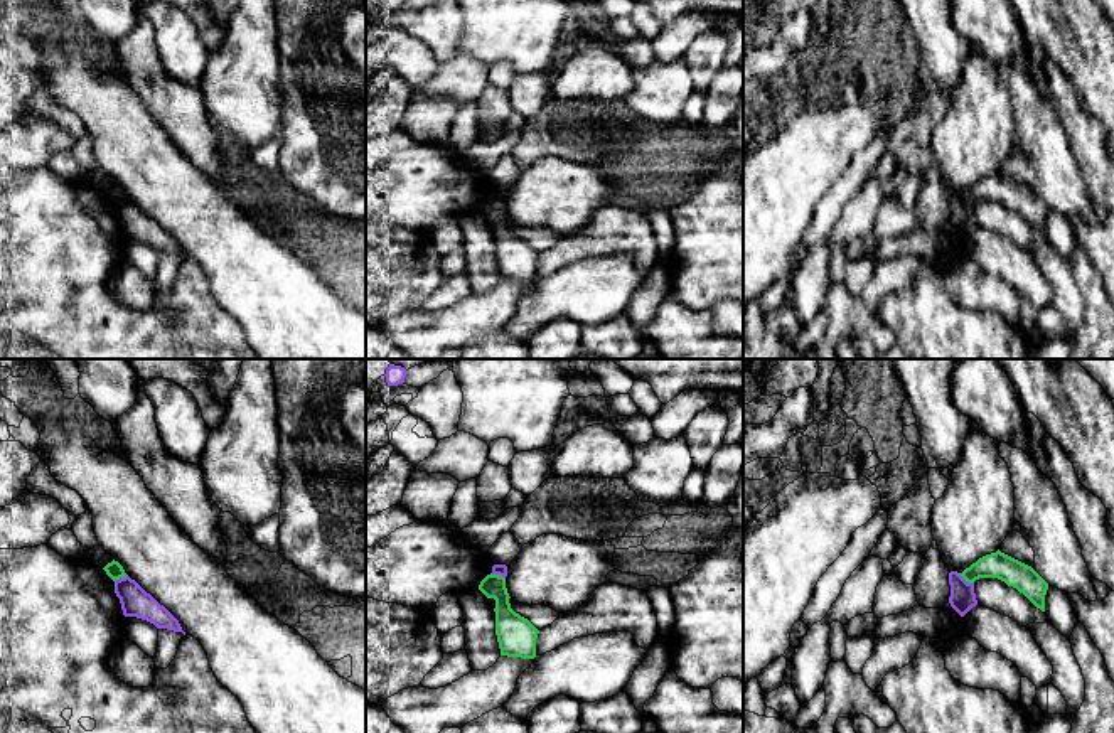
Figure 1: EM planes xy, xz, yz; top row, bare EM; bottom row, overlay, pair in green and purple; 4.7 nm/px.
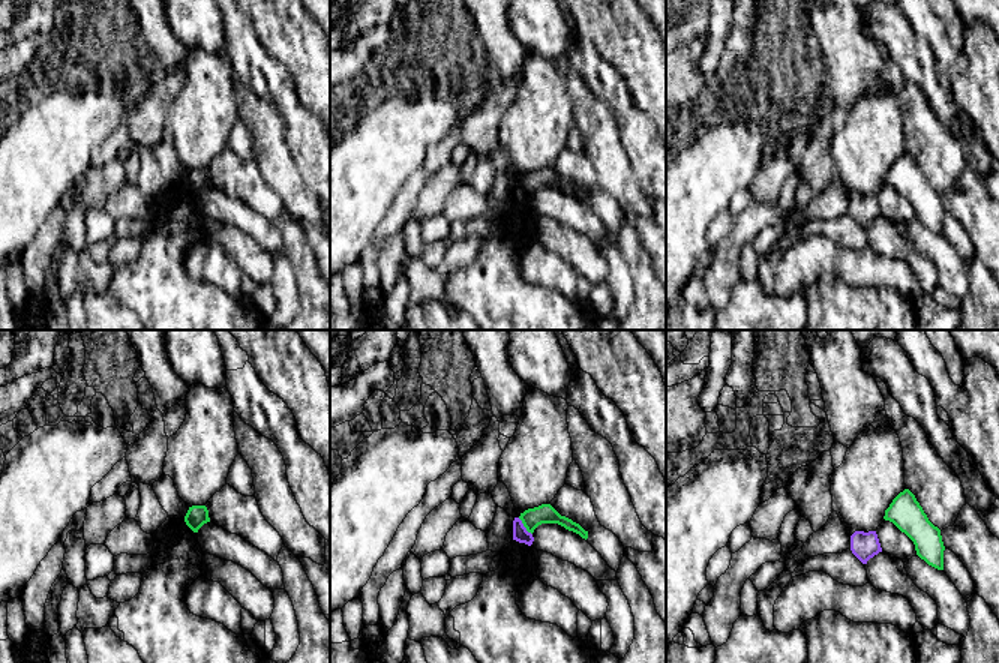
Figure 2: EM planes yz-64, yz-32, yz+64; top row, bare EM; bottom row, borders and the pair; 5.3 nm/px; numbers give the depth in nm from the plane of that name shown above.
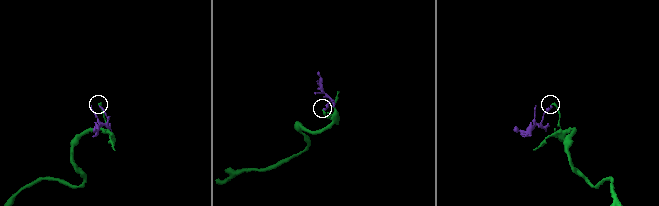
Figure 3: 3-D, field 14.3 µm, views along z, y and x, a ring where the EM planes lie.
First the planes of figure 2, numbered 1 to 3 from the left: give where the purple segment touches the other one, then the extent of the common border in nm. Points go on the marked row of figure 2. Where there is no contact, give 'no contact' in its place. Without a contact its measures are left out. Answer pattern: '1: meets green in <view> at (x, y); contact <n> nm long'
1: no contact
2: meets green in yz-32 at (524, 525); contact 120 nm long
3: no contact

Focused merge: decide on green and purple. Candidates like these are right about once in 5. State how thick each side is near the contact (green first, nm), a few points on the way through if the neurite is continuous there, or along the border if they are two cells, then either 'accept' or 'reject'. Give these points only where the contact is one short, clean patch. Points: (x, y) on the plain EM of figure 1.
130/120 nm | along yz (959, 196), (973, 206) | reject

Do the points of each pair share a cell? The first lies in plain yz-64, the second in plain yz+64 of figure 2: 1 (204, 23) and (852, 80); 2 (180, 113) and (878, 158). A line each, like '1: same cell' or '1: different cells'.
1: different cells
2: same cell

